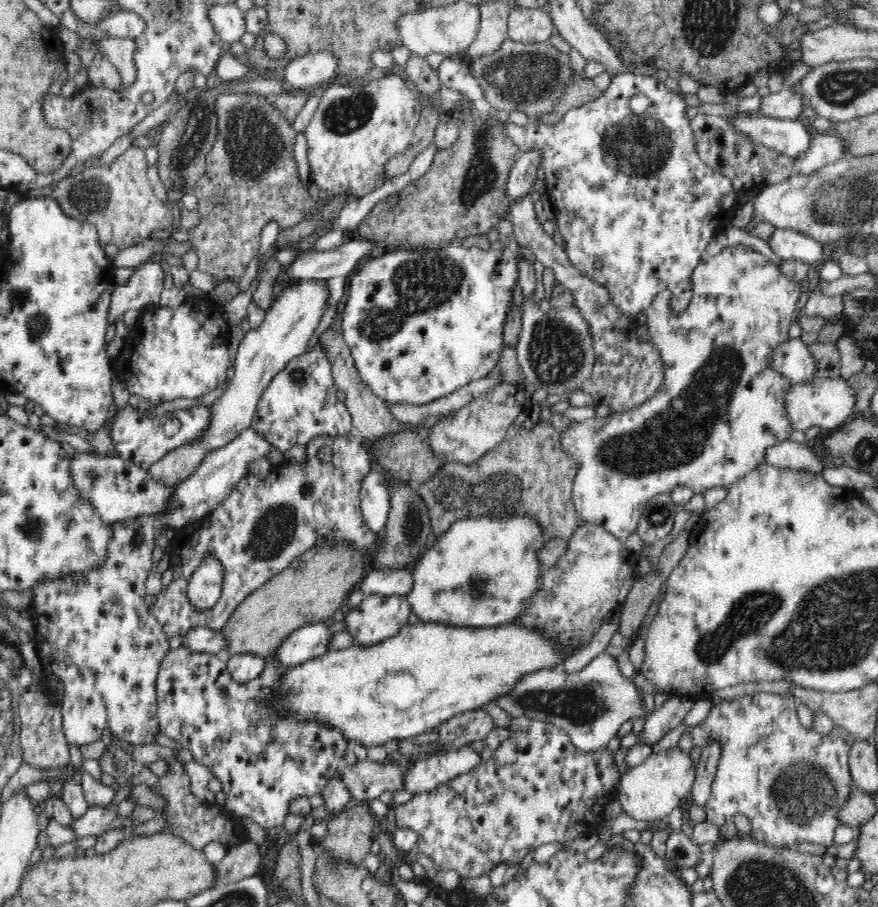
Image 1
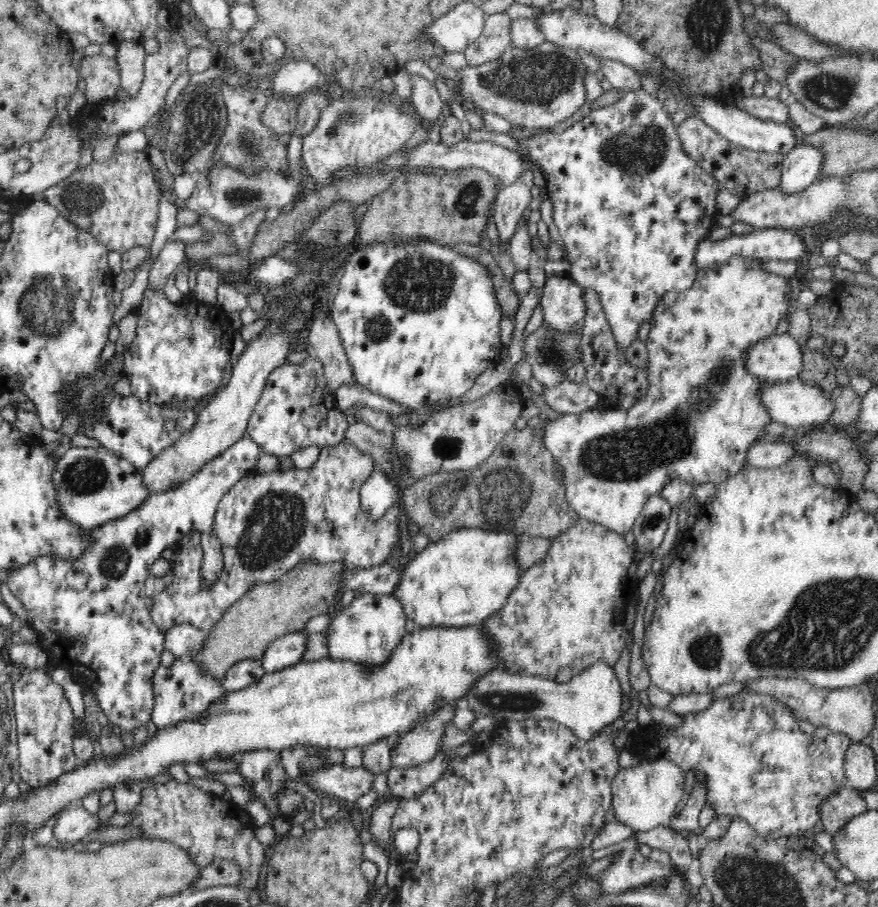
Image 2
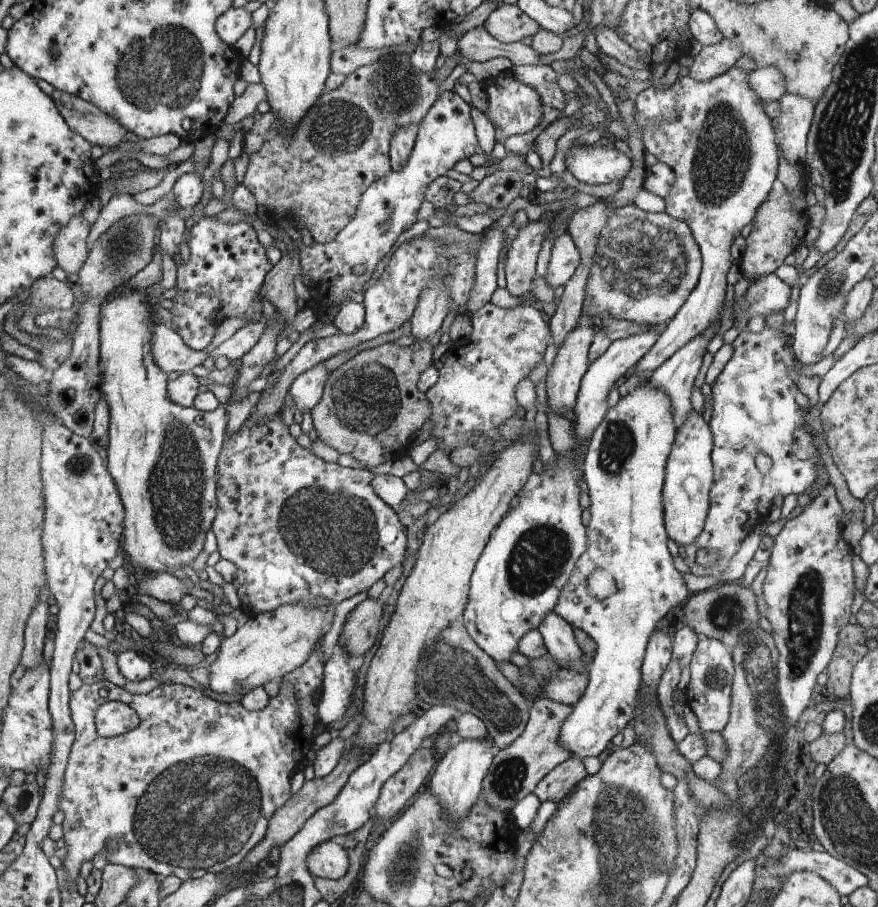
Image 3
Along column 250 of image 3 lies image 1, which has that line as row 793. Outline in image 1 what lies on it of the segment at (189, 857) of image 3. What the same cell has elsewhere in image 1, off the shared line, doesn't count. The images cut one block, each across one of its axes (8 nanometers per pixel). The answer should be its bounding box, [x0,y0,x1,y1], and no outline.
[678,692,856,850]

